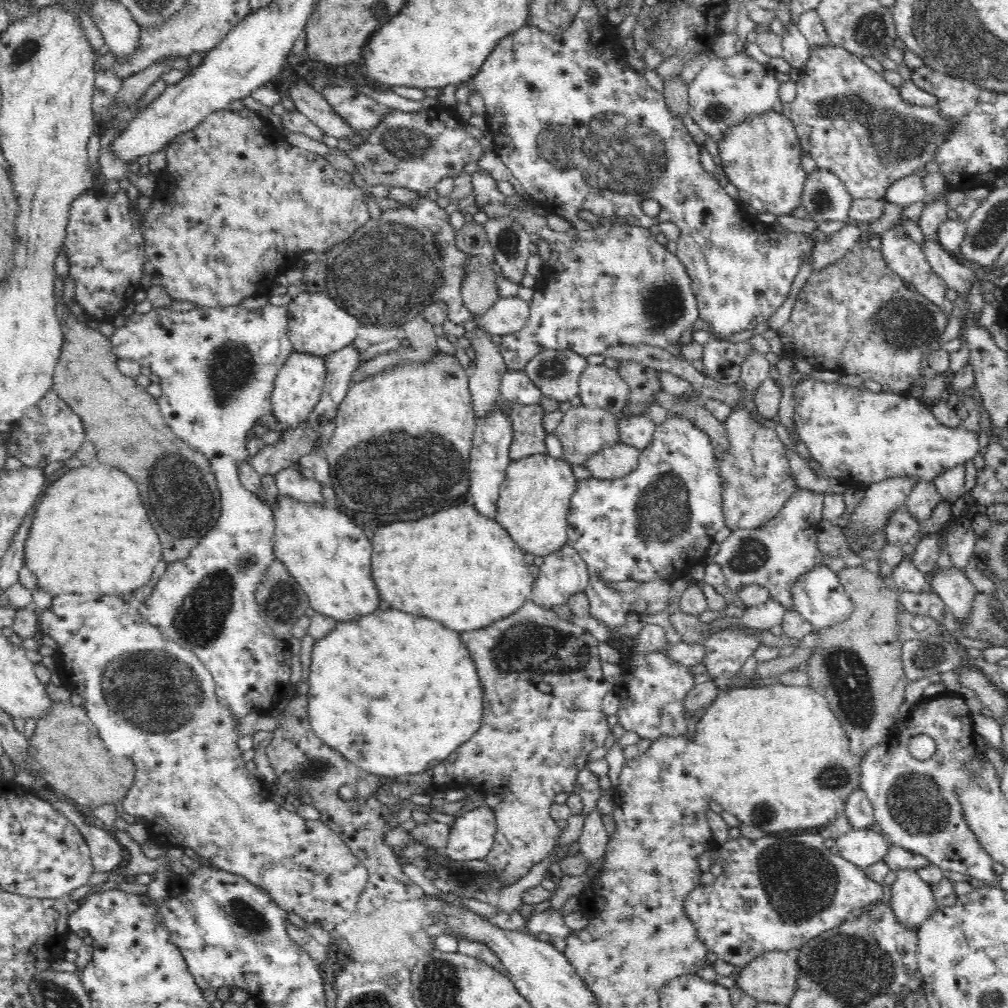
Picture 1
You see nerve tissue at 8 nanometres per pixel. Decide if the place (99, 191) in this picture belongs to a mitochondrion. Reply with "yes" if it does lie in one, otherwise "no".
no

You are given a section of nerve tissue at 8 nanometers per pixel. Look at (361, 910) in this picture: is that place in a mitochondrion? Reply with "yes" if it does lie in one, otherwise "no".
no

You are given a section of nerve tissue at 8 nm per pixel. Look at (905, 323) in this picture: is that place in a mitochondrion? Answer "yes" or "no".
yes

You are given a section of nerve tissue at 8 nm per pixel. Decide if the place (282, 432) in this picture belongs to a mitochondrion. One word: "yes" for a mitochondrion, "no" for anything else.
no

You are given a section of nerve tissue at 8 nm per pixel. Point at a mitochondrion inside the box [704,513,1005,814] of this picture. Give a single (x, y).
(848, 675)

